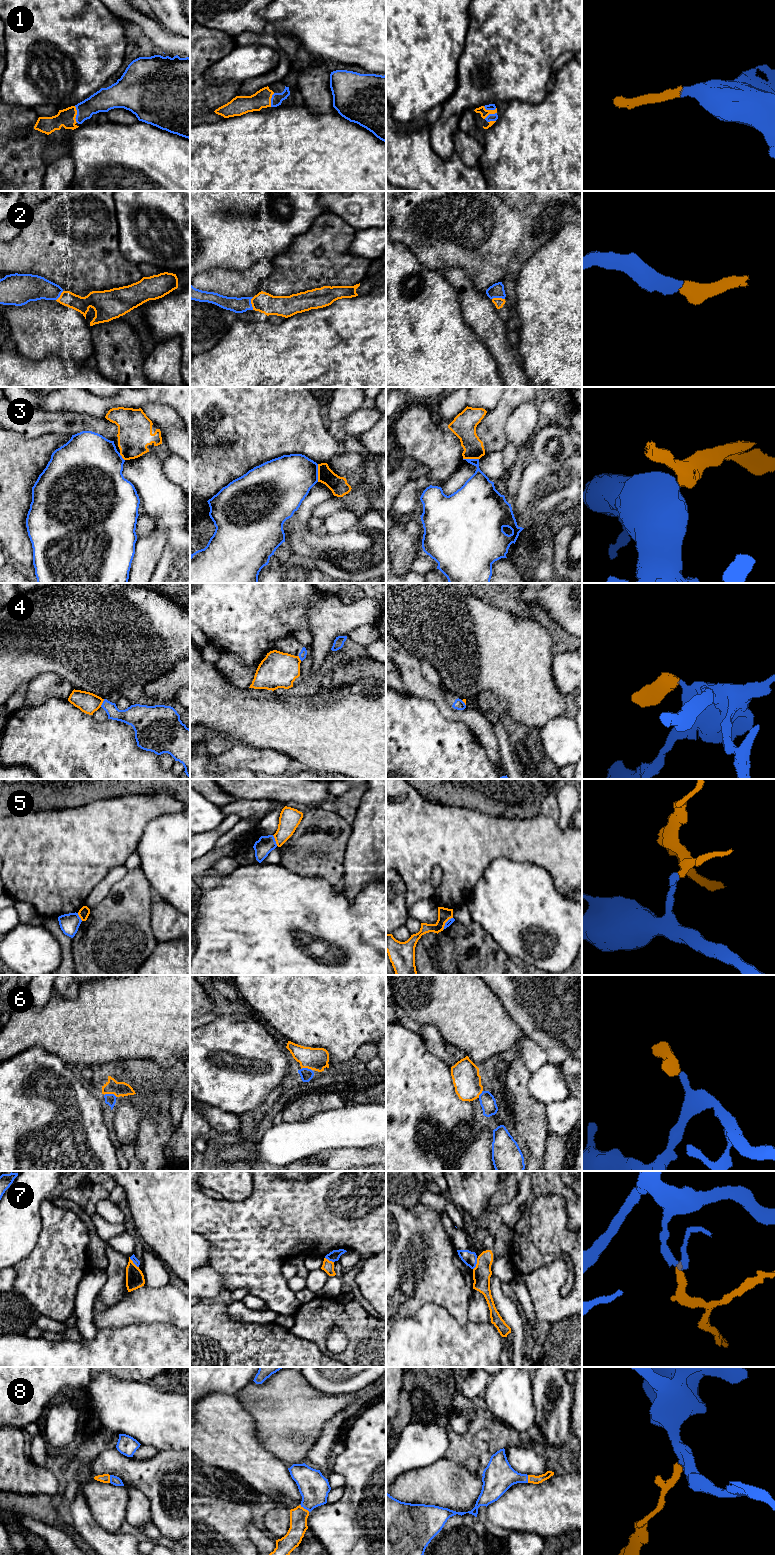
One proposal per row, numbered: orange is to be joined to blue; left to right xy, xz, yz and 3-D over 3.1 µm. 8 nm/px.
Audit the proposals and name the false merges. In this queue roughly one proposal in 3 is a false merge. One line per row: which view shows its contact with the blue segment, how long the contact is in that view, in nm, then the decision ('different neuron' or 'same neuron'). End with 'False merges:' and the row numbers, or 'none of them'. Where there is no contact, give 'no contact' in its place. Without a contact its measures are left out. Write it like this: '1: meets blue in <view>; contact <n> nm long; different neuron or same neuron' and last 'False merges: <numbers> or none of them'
1: meets blue in xy; contact 140 nm long; same neuron
2: meets blue in xz; contact 100 nm long; same neuron
3: meets blue in xz; contact 140 nm long; different neuron
4: meets blue in xy; contact 70 nm long; different neuron
5: meets blue in xz; contact 100 nm long; different neuron
6: meets blue in xy; contact 110 nm long; same neuron
7: meets blue in xy; contact 120 nm long; different neuron
8: meets blue in xz; contact 100 nm long; same neuron
False merges: 3, 4, 5, 7

